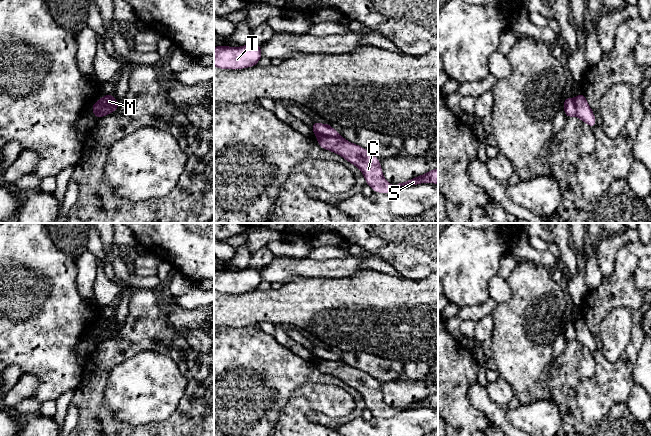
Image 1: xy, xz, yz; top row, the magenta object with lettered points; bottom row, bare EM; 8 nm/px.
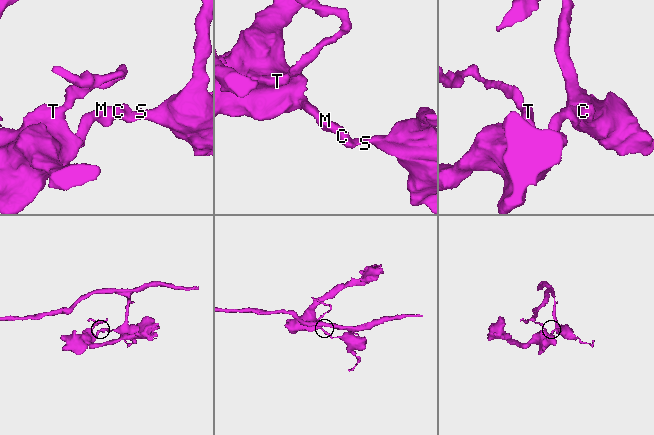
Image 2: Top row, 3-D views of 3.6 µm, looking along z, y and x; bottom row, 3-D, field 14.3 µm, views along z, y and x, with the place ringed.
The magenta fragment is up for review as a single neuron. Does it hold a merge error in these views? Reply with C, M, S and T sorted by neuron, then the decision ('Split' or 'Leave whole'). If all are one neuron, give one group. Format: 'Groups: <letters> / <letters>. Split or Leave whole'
Groups: C M S / T. Split

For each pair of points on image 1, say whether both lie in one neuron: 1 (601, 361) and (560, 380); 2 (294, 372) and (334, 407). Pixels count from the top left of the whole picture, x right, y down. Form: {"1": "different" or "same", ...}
{"1": "different", "2": "different"}

